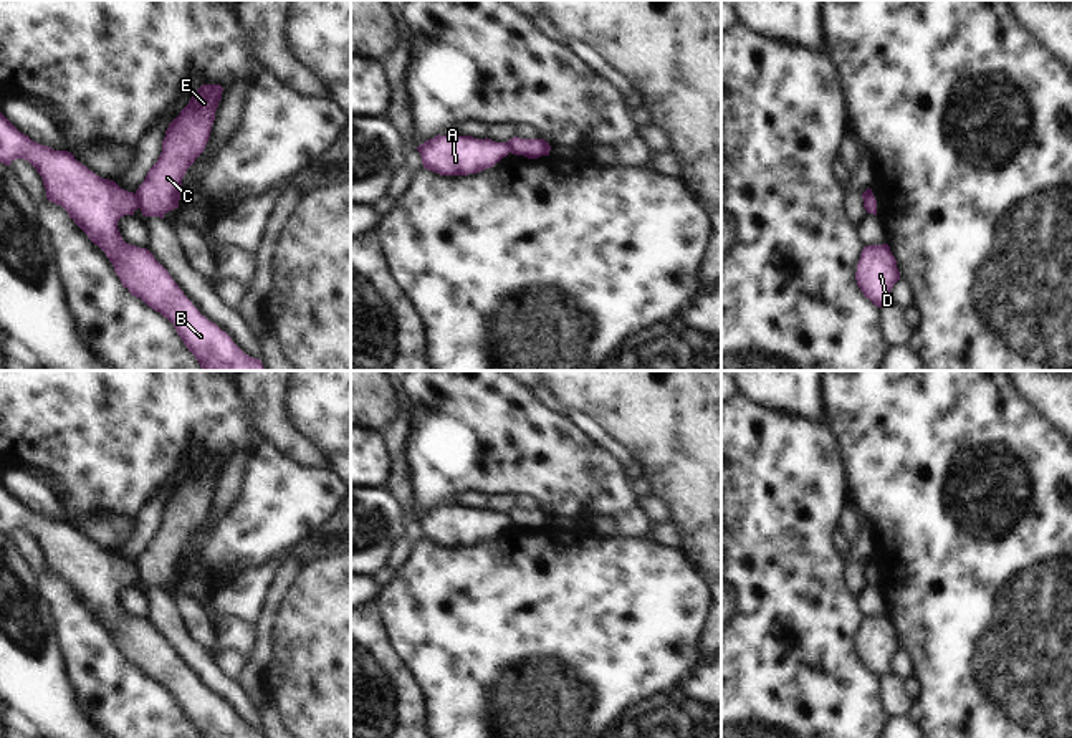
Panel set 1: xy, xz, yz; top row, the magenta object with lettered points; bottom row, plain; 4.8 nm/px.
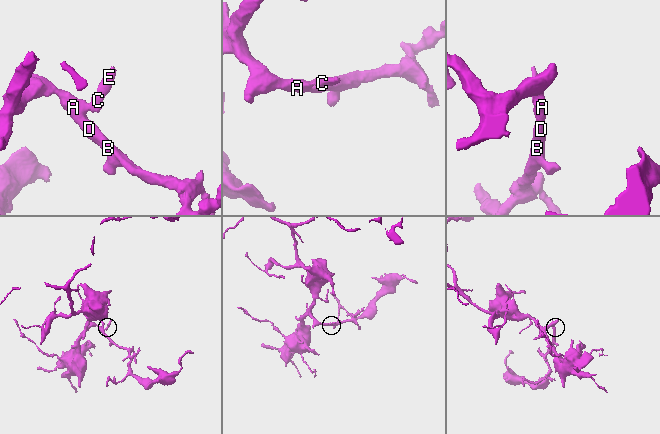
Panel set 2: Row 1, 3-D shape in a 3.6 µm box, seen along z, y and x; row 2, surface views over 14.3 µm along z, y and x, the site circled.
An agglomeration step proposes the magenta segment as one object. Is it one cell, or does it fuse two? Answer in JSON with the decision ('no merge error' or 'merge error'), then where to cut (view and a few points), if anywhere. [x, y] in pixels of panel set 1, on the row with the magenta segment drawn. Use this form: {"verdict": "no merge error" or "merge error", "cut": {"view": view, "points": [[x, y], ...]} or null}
{"verdict": "merge error", "cut": {"view": "xy", "points": [[134, 194], [139, 207]]}}

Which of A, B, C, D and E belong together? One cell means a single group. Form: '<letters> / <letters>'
A B D / C E

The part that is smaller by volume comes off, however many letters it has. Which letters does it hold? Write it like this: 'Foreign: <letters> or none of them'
Foreign: C, E

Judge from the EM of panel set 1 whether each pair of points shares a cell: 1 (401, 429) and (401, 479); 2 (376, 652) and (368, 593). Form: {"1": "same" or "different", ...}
{"1": "same", "2": "different"}

